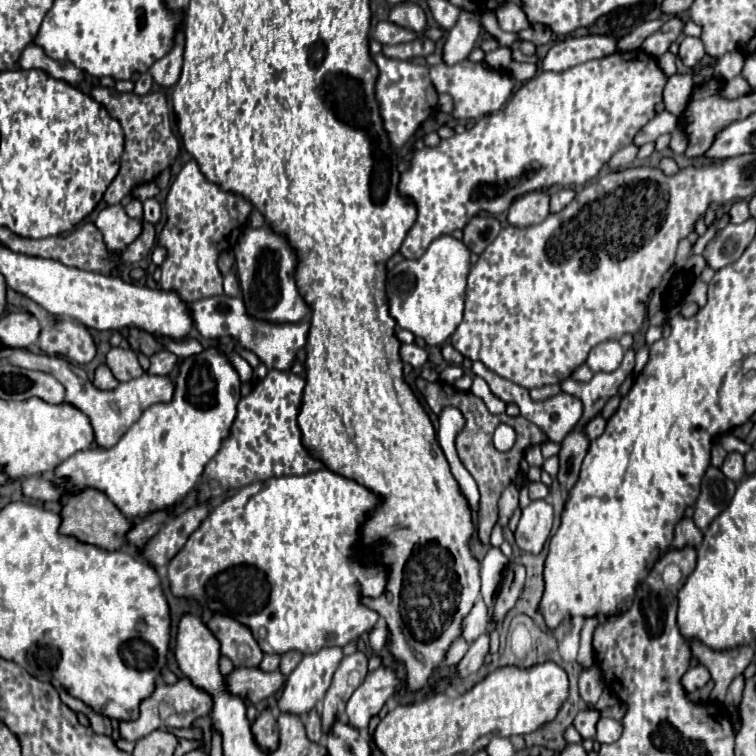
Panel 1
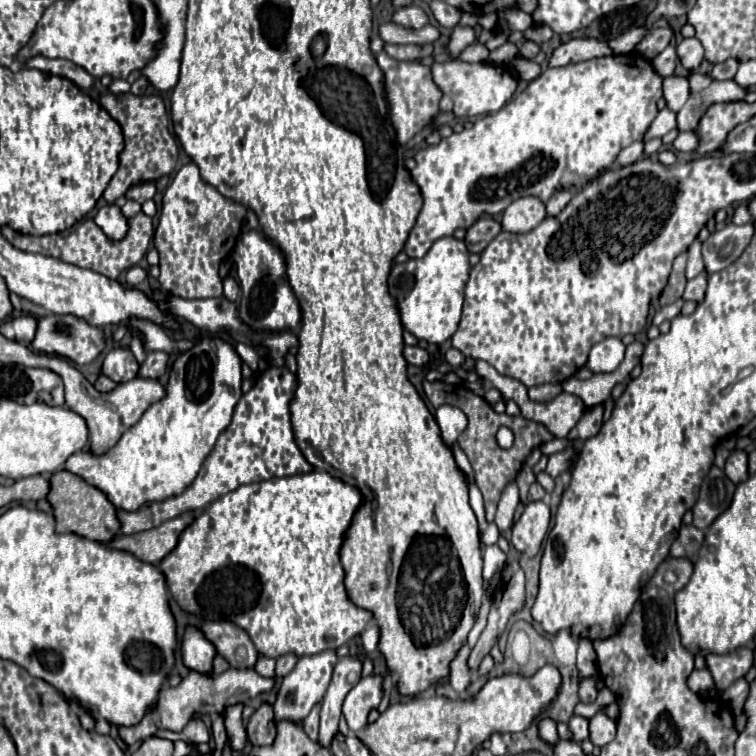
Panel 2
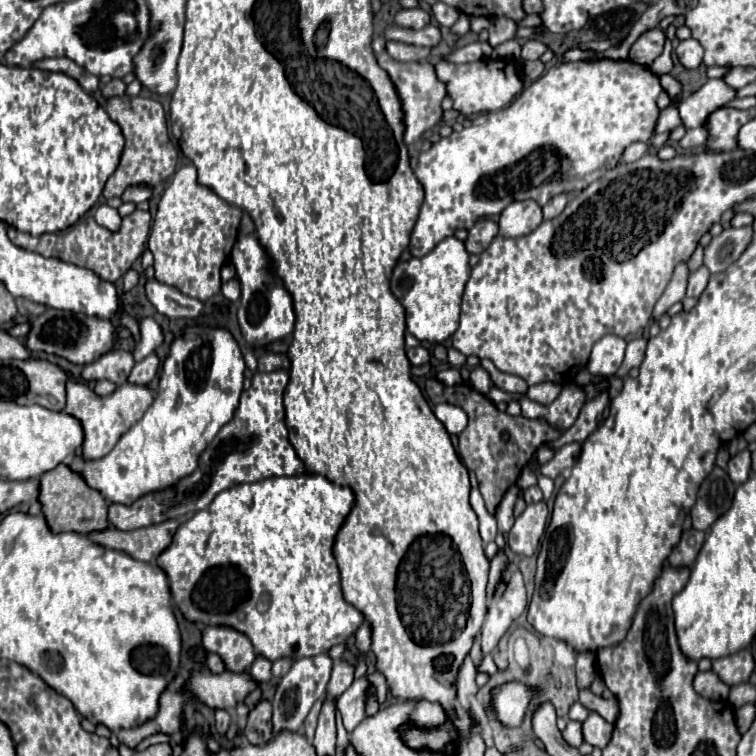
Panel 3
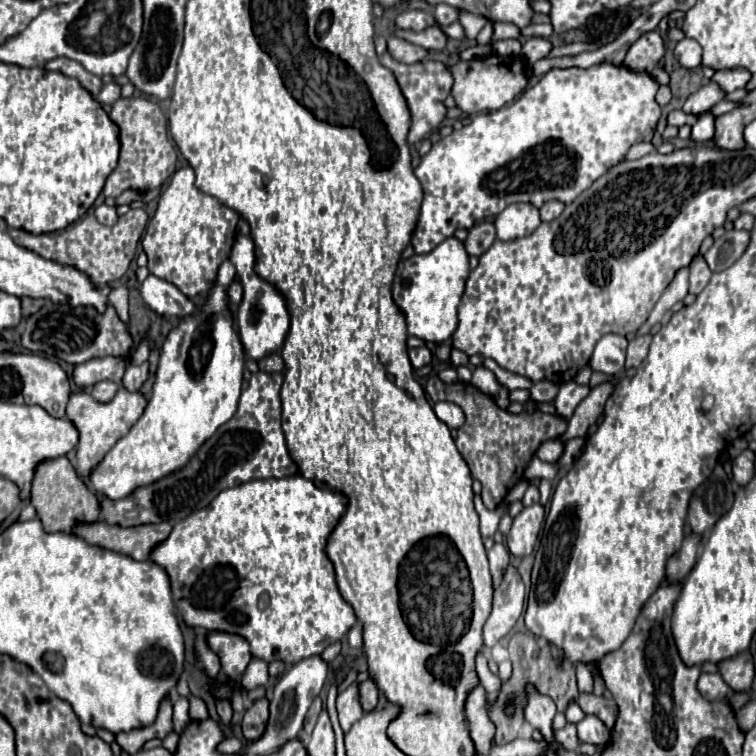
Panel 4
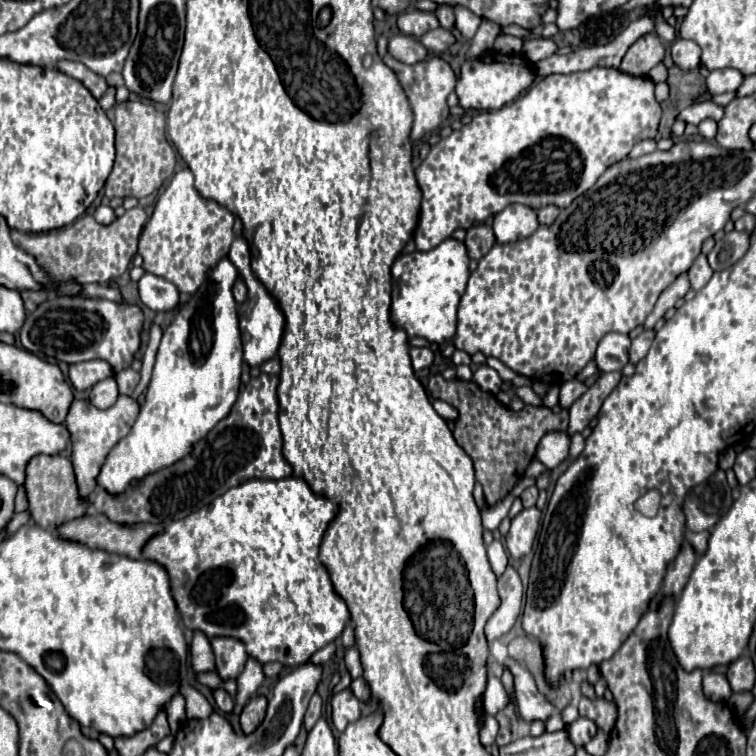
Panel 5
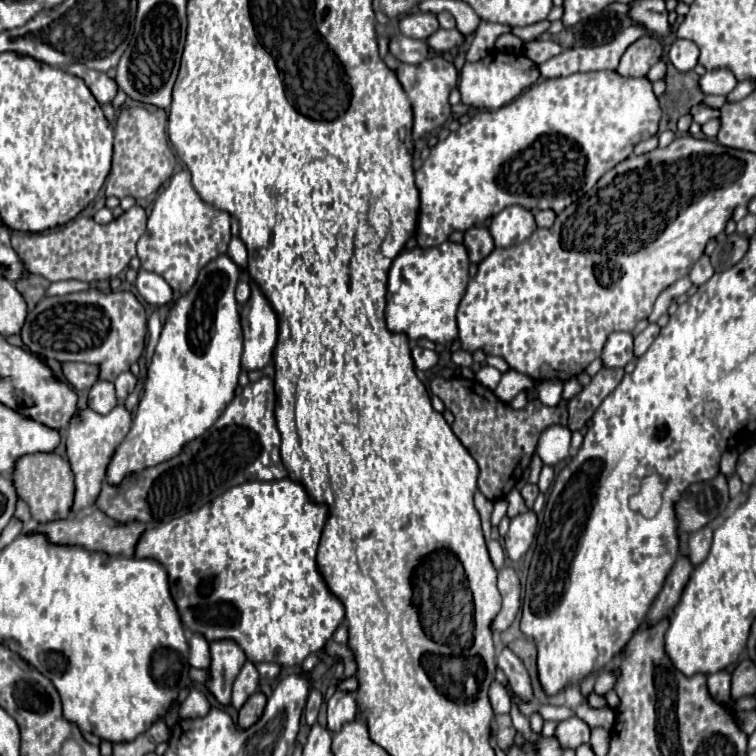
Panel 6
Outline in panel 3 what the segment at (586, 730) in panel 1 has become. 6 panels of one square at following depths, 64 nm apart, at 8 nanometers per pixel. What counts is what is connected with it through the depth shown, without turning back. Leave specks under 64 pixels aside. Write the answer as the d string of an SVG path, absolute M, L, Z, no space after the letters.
M568 722L568 726L562 730L562 738L570 744L570 746L574 746L574 748L578 748L580 744L582 744L582 736L580 736L580 722Z

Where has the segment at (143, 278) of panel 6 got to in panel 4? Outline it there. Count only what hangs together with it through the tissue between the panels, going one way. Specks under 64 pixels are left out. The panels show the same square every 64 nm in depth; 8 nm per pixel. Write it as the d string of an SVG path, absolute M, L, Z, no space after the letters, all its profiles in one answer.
M148 276L142 284L140 284L140 294L142 300L158 314L162 316L188 316L188 312L194 312L194 304L170 282L156 278L156 276Z

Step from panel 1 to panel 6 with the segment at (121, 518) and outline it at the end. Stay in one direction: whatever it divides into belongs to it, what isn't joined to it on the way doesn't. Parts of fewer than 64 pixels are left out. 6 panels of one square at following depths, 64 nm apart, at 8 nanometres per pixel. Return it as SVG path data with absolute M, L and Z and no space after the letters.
M36 452L20 456L14 464L12 482L18 496L30 506L30 514L38 524L62 520L70 514L70 506L74 500L74 476L70 464L62 456L54 452Z

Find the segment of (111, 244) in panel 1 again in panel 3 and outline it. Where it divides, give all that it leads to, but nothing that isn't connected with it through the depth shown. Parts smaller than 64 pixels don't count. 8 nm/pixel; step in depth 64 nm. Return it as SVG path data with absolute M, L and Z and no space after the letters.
M102 204L98 210L96 210L96 214L94 214L94 218L96 218L96 222L100 224L100 226L106 226L108 230L112 230L112 232L116 232L118 228L120 228L120 214L118 214L118 210L116 208L110 208L108 204Z

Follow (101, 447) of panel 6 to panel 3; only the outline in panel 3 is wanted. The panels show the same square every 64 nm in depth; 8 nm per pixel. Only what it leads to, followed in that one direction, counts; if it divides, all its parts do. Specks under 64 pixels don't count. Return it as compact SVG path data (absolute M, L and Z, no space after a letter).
M68 380L68 400L64 412L80 420L82 430L84 430L84 444L82 444L82 458L84 460L98 460L106 456L120 436L132 428L140 416L144 416L144 410L152 404L154 392L148 390L146 386L134 386L134 384L122 384L116 388L114 394L100 398L96 396L84 382L72 382Z

